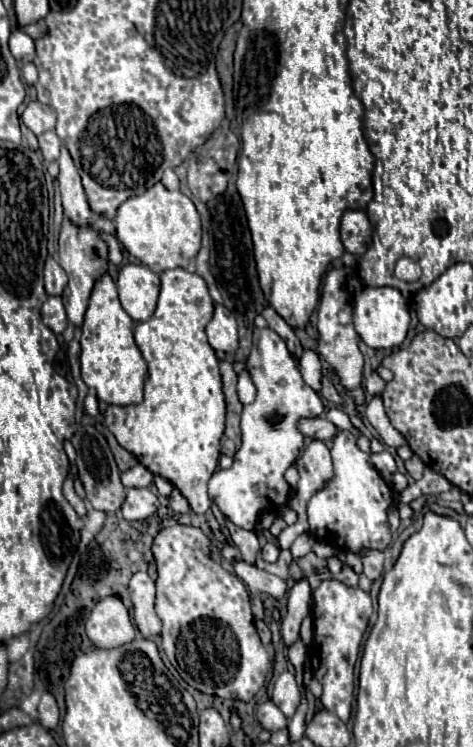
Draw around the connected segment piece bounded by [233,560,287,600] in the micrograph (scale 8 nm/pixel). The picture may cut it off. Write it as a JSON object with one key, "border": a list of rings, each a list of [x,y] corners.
{"border":[[[237,560],[233,568],[235,568],[235,574],[247,584],[247,588],[251,590],[253,596],[265,592],[265,594],[281,600],[287,594],[285,580],[281,580],[281,578],[277,578],[265,570],[259,570],[257,566],[251,566],[243,560]]]}

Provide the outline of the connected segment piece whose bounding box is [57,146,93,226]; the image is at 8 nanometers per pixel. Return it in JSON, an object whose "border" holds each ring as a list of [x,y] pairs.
{"border":[[[67,146],[61,148],[57,182],[59,182],[59,192],[61,192],[65,216],[71,218],[79,226],[93,224],[93,212],[91,212],[89,204],[87,204],[79,172],[77,172],[77,168],[75,168],[69,152],[67,152]]]}

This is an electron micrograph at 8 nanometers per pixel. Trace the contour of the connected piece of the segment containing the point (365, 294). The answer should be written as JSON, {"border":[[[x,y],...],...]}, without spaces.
{"border":[[[363,288],[355,296],[355,308],[353,308],[353,324],[361,340],[375,350],[387,350],[401,346],[407,338],[407,330],[411,324],[409,306],[403,294],[395,288]]]}

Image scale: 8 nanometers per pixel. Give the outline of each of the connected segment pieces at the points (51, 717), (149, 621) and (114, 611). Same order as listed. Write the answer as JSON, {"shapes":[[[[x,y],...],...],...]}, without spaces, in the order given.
{"shapes":[[[[43,692],[41,702],[39,702],[39,724],[43,728],[57,728],[59,724],[59,708],[55,702],[55,696],[51,692]]],[[[137,572],[129,580],[129,594],[133,602],[133,622],[137,630],[149,638],[161,634],[161,620],[155,614],[155,582],[147,572]]],[[[109,596],[93,608],[87,620],[87,636],[95,648],[117,648],[135,638],[129,612],[117,596]]]]}

